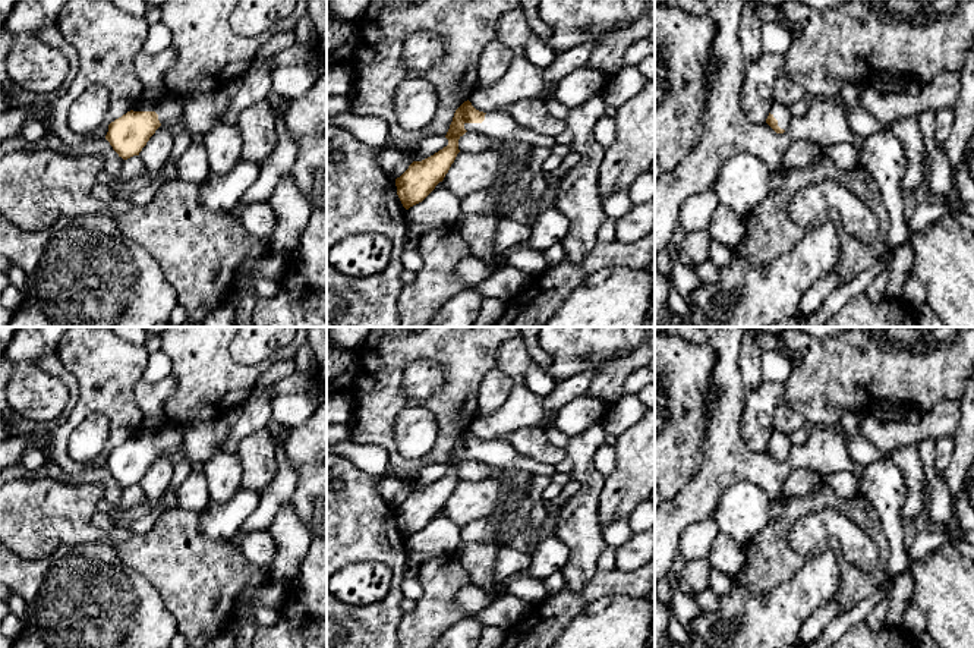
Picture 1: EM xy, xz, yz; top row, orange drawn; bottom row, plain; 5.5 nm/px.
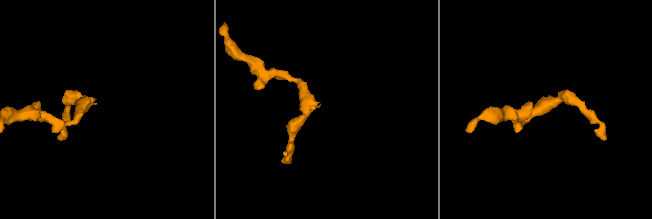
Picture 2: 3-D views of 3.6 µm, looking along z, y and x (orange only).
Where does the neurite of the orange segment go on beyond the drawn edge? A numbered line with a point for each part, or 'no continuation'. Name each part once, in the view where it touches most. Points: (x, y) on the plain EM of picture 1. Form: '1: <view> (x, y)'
1: xy (170, 442)

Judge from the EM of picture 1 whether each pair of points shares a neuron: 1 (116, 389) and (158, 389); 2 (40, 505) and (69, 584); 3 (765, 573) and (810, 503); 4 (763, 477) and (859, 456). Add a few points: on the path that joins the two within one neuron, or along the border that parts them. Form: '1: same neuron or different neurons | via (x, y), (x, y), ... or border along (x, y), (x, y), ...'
1: different neurons | border along (141, 377), (135, 386), (135, 400), (144, 417)
2: different neurons | border along (90, 541), (60, 546), (38, 557), (22, 557)
3: same neuron | via (769, 554), (775, 532), (791, 516)
4: different neurons | border along (837, 427), (844, 436), (848, 456), (866, 466)

